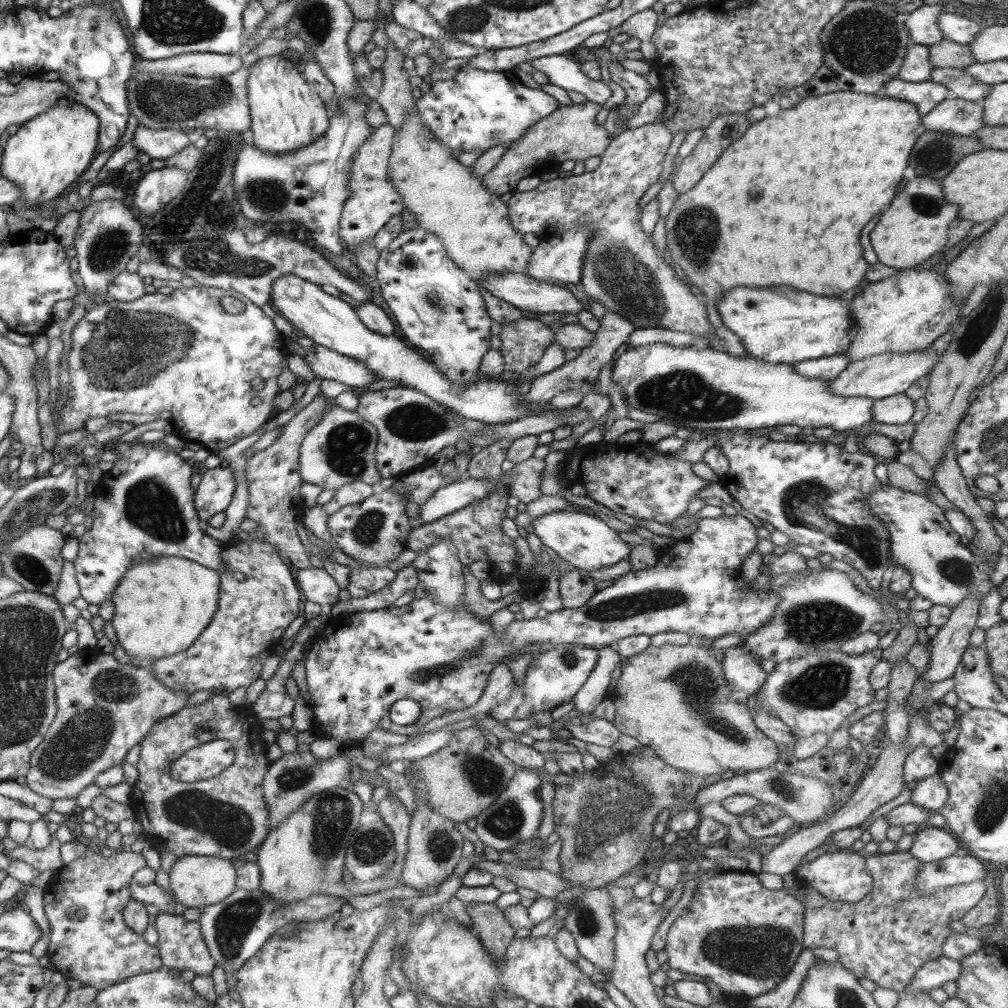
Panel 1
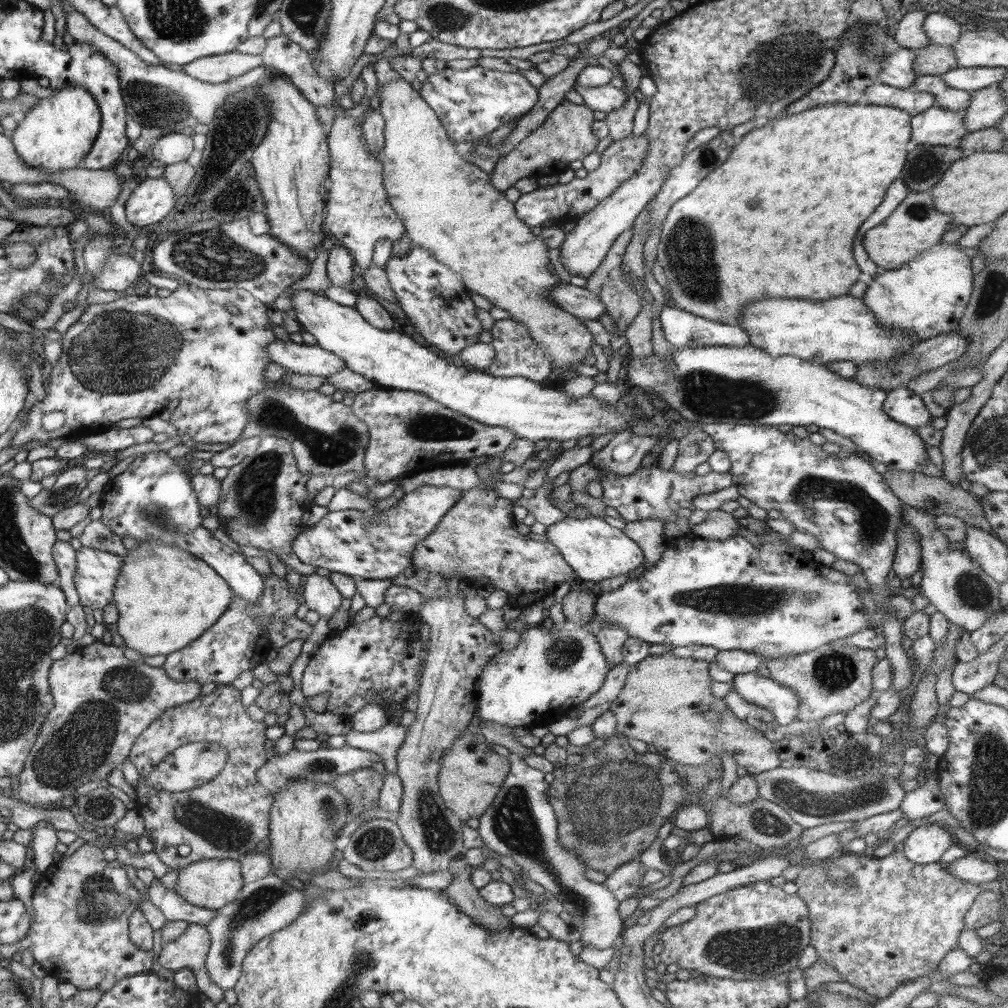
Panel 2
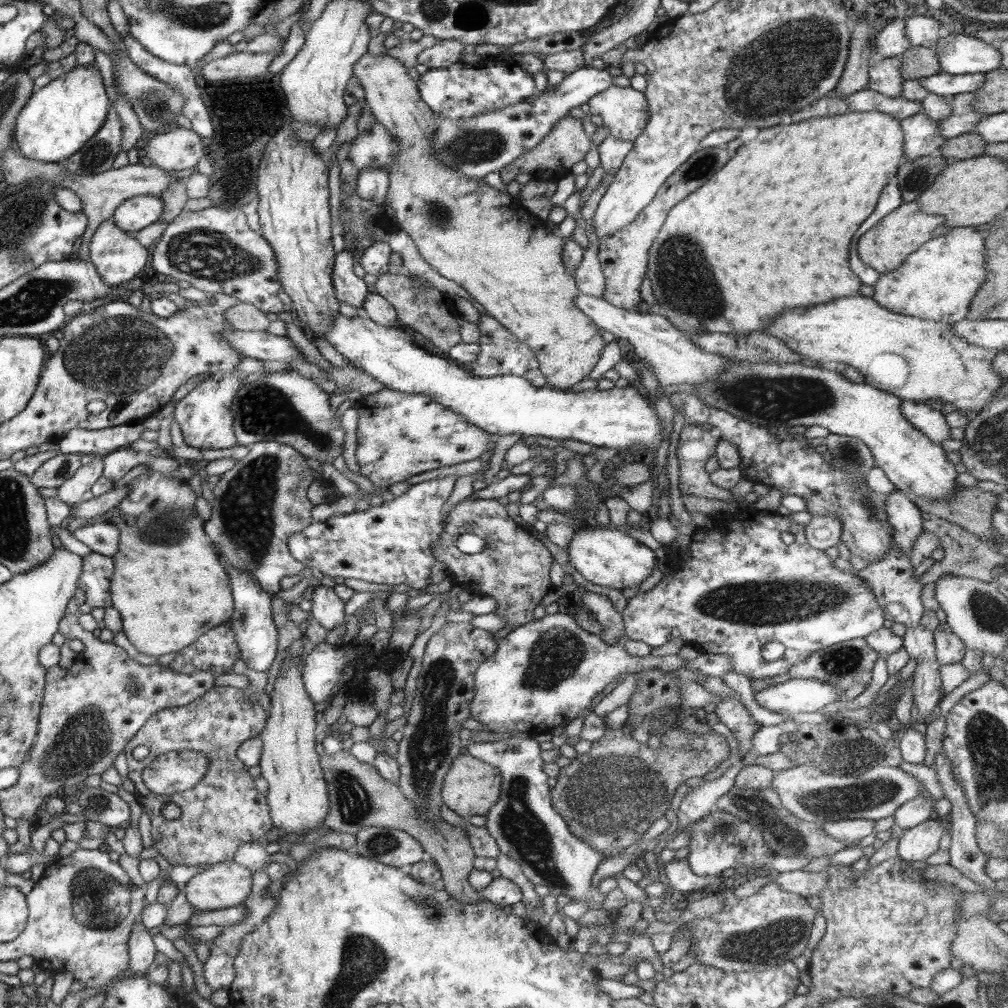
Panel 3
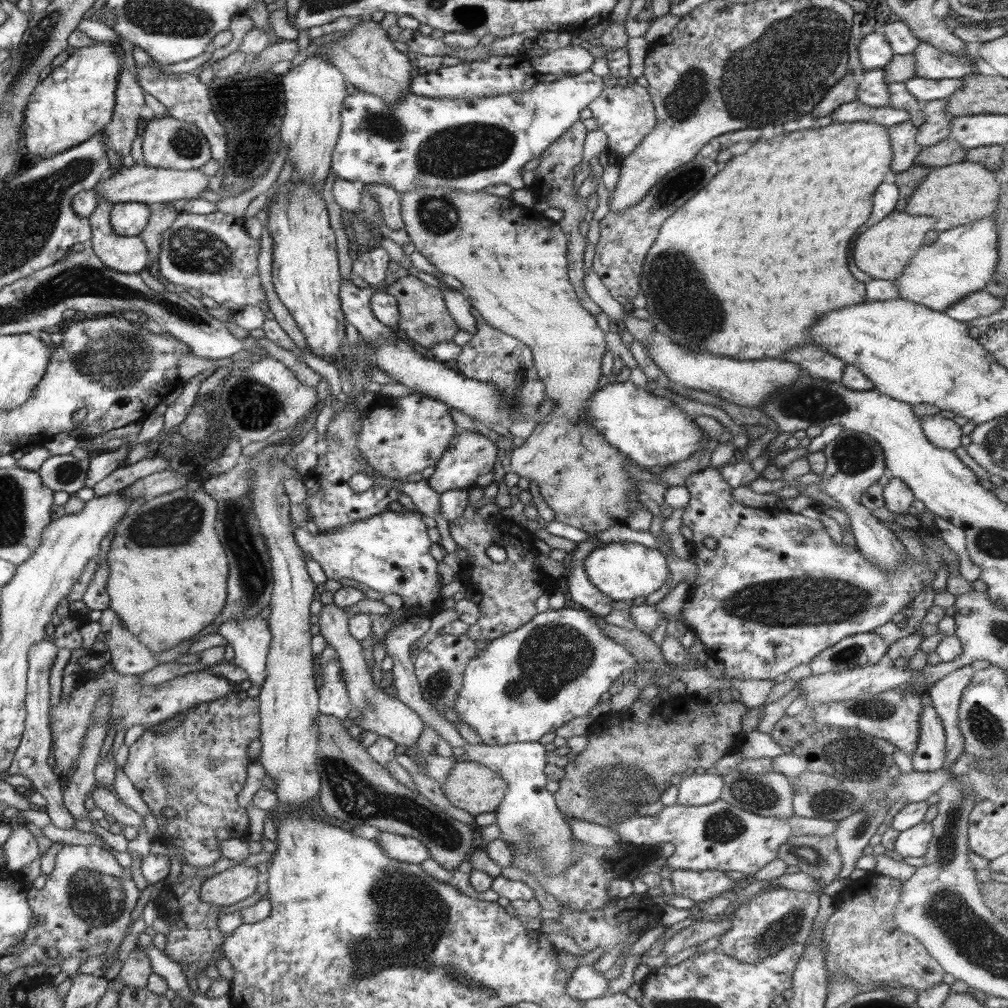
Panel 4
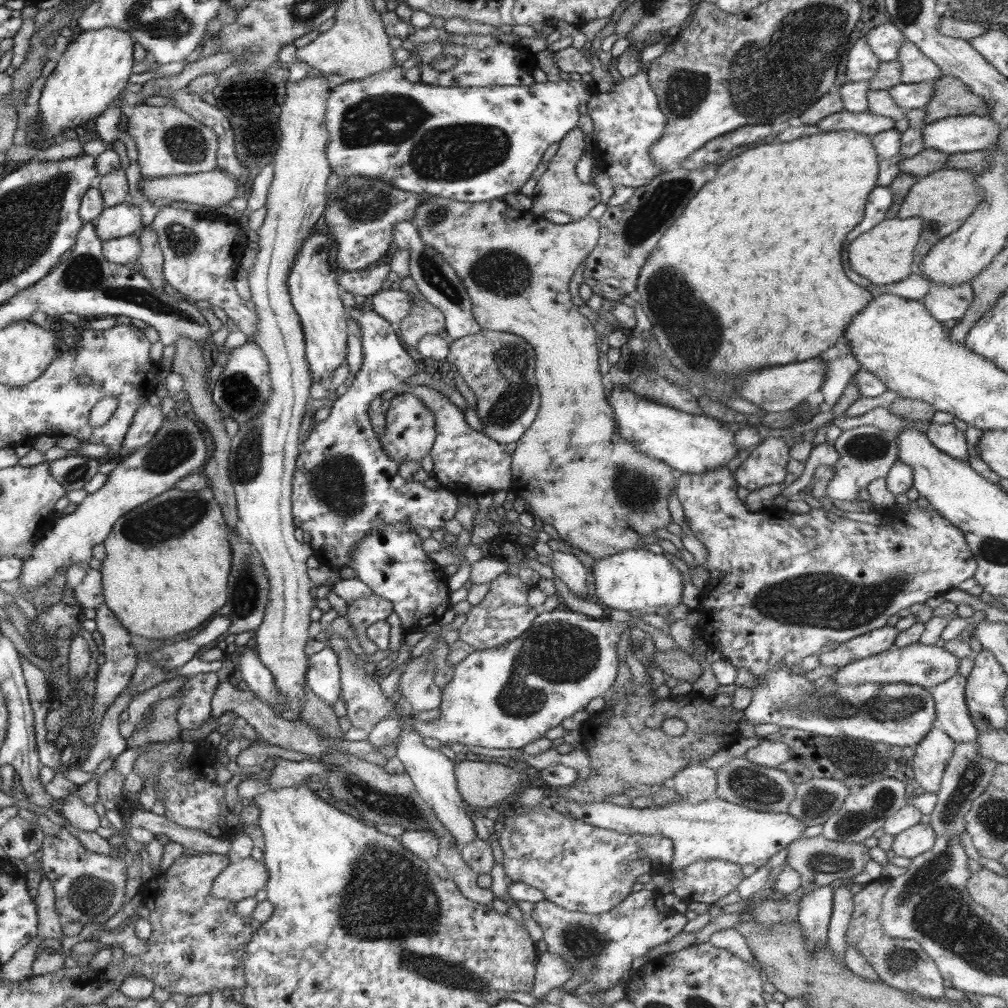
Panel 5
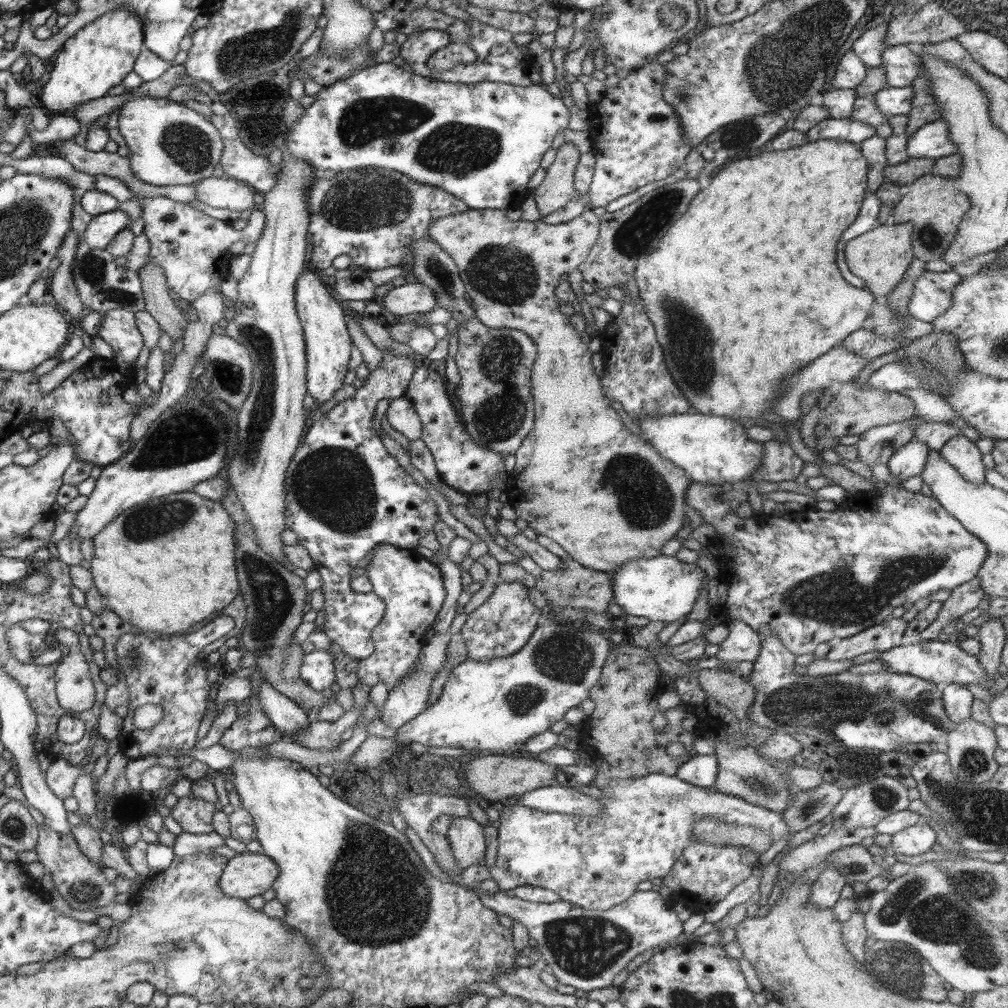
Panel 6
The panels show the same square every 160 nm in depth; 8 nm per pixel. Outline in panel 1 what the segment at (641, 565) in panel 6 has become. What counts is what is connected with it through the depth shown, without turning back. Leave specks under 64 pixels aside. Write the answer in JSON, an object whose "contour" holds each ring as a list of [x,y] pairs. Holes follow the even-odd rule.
{"contour":[[[571,508],[550,512],[531,522],[534,535],[564,561],[570,562],[580,571],[596,571],[629,560],[631,548],[621,540],[618,533],[595,515],[573,511]]]}

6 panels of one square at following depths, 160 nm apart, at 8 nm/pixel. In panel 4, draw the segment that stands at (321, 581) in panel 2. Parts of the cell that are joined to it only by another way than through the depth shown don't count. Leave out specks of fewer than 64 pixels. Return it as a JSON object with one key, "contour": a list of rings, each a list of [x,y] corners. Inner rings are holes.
{"contour":[[[334,603],[323,604],[320,614],[320,633],[325,638],[327,644],[331,644],[338,653],[341,662],[341,672],[345,678],[345,687],[347,688],[351,703],[354,708],[359,708],[362,715],[354,719],[354,723],[364,731],[370,730],[379,736],[389,738],[397,745],[405,746],[406,749],[415,747],[418,737],[425,723],[421,716],[412,710],[400,699],[390,697],[384,693],[383,689],[377,687],[374,683],[370,670],[366,666],[363,647],[361,642],[349,632],[350,614],[346,614],[343,608],[337,607]]]}

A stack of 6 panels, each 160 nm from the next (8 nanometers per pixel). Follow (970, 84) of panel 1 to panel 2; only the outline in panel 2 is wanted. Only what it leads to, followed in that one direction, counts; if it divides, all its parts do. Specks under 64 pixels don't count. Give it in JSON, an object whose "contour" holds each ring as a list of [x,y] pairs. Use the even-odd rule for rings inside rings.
{"contour":[[[917,76],[914,80],[914,88],[920,92],[929,92],[936,98],[935,105],[953,111],[965,111],[970,102],[971,92],[952,88],[936,76]]]}

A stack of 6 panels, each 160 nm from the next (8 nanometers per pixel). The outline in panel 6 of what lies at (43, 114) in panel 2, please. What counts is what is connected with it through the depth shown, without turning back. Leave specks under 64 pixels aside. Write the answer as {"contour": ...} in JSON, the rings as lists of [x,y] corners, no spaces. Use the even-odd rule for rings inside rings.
{"contour":[[[116,7],[88,24],[64,43],[49,63],[48,74],[41,83],[42,91],[37,94],[37,103],[50,115],[68,115],[84,102],[106,96],[112,86],[122,85],[124,76],[133,72],[134,62],[142,51],[142,32],[144,25],[140,17],[128,7]]]}

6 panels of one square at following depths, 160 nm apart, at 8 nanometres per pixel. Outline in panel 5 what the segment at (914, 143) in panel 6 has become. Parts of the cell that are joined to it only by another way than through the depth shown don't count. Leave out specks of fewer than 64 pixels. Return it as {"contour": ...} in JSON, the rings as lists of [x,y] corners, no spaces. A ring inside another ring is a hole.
{"contour":[[[988,115],[949,116],[925,125],[922,128],[922,138],[925,147],[941,150],[950,156],[990,149],[997,142],[1001,129],[1001,126]]]}

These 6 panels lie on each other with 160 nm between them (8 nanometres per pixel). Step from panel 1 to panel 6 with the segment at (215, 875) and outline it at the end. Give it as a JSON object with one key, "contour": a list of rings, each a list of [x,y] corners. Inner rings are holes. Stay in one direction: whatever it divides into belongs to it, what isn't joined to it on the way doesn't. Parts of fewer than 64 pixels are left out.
{"contour":[[[262,852],[236,853],[224,867],[219,887],[228,896],[245,900],[274,888],[279,874],[279,865]]]}

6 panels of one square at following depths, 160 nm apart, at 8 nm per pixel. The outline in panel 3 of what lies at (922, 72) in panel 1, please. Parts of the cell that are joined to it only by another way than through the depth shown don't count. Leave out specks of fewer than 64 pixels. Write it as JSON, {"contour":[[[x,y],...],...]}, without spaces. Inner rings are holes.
{"contour":[[[900,57],[884,58],[876,62],[868,70],[868,88],[891,97],[901,95],[905,80],[900,73],[900,65],[902,65]]]}

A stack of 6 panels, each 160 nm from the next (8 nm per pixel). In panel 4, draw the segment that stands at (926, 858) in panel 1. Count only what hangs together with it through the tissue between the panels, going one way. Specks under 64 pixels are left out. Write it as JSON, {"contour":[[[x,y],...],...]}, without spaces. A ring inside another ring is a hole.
{"contour":[[[922,821],[916,826],[900,832],[895,842],[895,851],[906,858],[907,856],[925,856],[933,837],[933,826]]]}

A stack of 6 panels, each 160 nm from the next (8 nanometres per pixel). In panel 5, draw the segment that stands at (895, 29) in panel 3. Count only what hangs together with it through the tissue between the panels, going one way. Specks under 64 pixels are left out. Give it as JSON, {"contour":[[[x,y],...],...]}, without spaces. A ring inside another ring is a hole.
{"contour":[[[860,38],[846,52],[846,80],[850,82],[870,81],[880,67],[879,56],[870,49],[866,38]]]}

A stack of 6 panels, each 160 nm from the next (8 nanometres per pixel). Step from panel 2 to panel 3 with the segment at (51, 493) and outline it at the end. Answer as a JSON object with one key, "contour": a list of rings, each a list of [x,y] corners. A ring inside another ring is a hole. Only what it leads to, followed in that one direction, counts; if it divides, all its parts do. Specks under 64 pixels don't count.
{"contour":[[[96,456],[94,461],[81,465],[75,475],[56,490],[56,497],[70,507],[83,502],[84,493],[92,489],[96,480],[102,477],[102,473],[103,459],[101,456]]]}

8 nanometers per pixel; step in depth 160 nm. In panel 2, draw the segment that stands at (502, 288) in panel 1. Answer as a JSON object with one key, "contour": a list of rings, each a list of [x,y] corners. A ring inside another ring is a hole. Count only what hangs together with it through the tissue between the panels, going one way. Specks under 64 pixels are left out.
{"contour":[[[560,283],[552,287],[549,298],[564,312],[582,320],[598,320],[599,316],[607,313],[605,304],[602,304],[598,295],[571,283]]]}

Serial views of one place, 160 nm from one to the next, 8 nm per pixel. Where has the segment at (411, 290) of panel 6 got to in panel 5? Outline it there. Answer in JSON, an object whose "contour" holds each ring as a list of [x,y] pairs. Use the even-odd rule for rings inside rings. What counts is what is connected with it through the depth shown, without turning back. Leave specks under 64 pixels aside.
{"contour":[[[386,290],[370,298],[372,310],[385,318],[390,324],[399,324],[409,313],[413,298],[400,290]]]}

